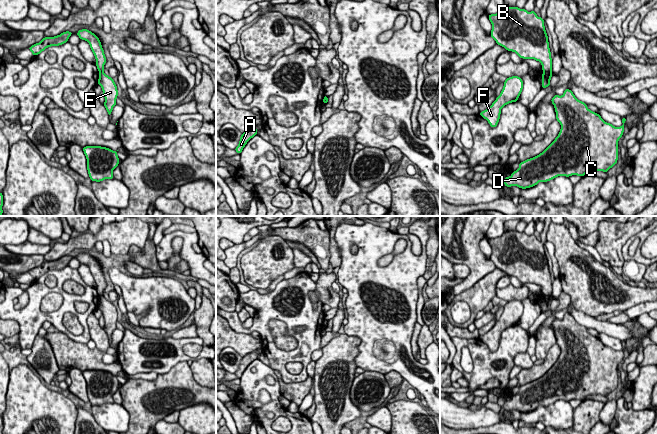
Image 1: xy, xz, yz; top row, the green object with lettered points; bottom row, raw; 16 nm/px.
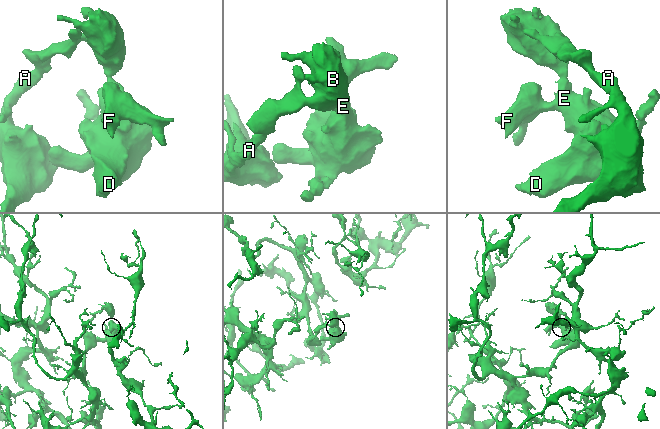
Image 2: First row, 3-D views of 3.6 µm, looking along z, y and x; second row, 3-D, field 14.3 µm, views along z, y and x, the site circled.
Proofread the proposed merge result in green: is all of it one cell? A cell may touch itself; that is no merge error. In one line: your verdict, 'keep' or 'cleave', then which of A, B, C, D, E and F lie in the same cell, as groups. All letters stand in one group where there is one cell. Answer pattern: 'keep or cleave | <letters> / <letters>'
cleave | A B / C D E F

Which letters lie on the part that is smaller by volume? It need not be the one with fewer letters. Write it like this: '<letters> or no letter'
C, D, E, F

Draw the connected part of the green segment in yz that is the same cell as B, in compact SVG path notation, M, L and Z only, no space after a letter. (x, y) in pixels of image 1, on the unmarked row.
M508 231L500 237L490 238L488 242L492 248L490 260L496 265L496 268L507 275L515 276L522 283L539 285L544 296L552 295L552 282L544 243L538 241L535 235L528 236L524 232Z

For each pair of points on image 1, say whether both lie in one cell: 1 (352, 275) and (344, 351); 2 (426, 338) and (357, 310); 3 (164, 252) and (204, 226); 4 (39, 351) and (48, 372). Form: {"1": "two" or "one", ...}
{"1": "two", "2": "two", "3": "two", "4": "one"}

